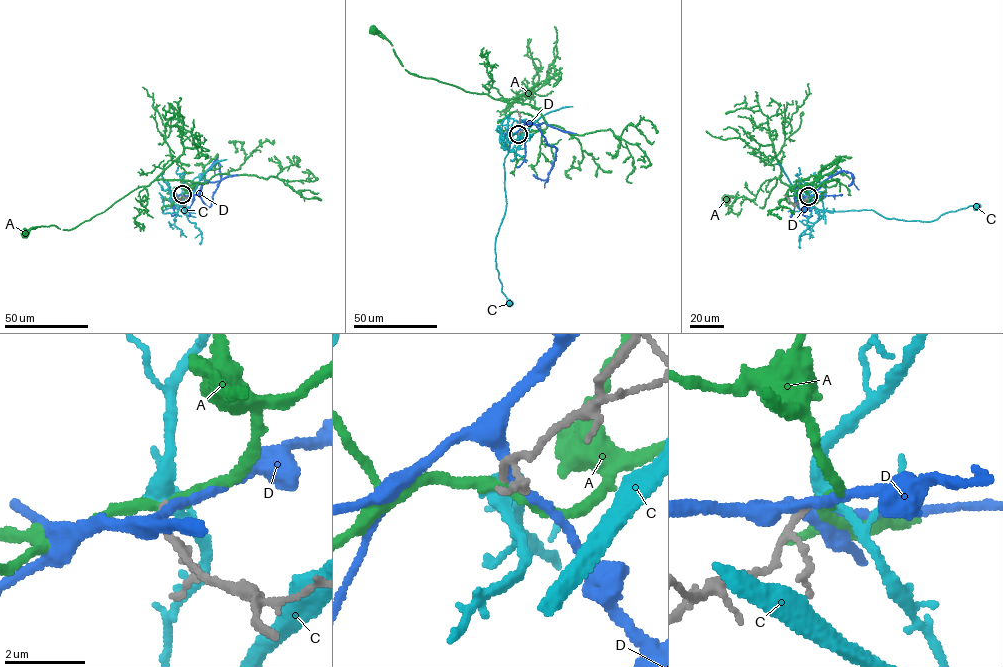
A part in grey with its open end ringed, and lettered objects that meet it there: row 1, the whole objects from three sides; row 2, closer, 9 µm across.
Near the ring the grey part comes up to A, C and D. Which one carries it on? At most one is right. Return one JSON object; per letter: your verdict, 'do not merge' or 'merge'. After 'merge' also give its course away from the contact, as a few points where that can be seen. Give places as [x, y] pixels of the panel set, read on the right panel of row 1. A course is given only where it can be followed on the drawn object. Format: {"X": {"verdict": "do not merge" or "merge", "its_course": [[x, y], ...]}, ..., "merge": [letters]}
{"A": {"verdict": "do not merge"}, "C": {"verdict": "merge", "its_course": [[808, 196], [820, 209], [872, 210], [888, 218], [908, 221], [933, 221], [946, 213], [976, 207]]}, "D": {"verdict": "do not merge"}, "merge": ["C"]}

